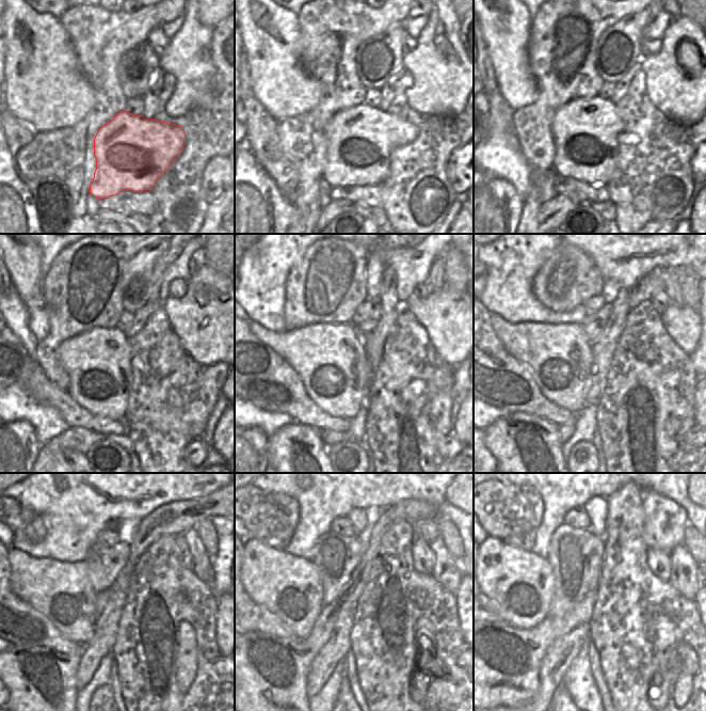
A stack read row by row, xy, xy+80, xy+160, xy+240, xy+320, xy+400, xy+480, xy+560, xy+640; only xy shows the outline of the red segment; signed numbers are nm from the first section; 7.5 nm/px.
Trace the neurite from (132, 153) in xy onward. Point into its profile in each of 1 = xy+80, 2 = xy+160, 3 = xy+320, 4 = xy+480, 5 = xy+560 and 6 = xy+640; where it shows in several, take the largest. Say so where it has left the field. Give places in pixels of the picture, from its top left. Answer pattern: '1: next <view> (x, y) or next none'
1: next xy+80 (360, 139)
2: next xy+160 (586, 131)
3: next xy+320 (330, 359)
4: next xy+480 (63, 590)
5: next xy+560 (289, 586)
6: next xy+640 (520, 582)

